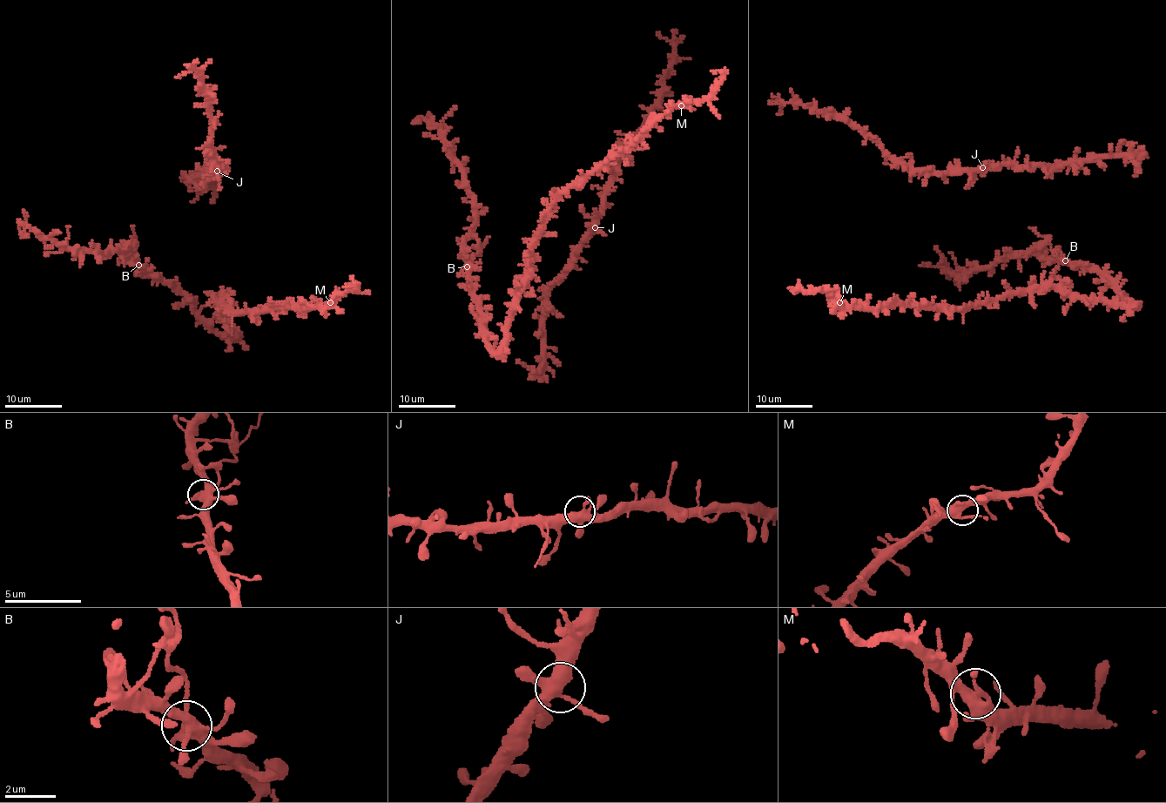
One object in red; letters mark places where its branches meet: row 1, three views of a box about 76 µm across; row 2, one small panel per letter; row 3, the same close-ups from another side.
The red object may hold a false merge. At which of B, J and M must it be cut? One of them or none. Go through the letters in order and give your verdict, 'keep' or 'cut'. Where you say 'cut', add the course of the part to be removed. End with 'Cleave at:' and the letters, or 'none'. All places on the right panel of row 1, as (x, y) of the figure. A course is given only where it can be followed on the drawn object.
B: cut; course (1065, 259), (1059, 252), (1051, 247), (1048, 238), (1028, 227)
J: keep
M: keep
Cleave at: B

